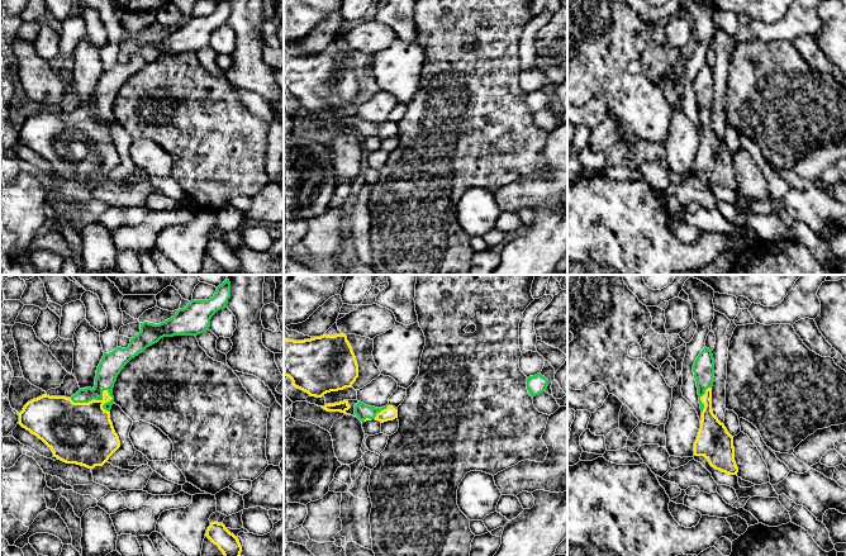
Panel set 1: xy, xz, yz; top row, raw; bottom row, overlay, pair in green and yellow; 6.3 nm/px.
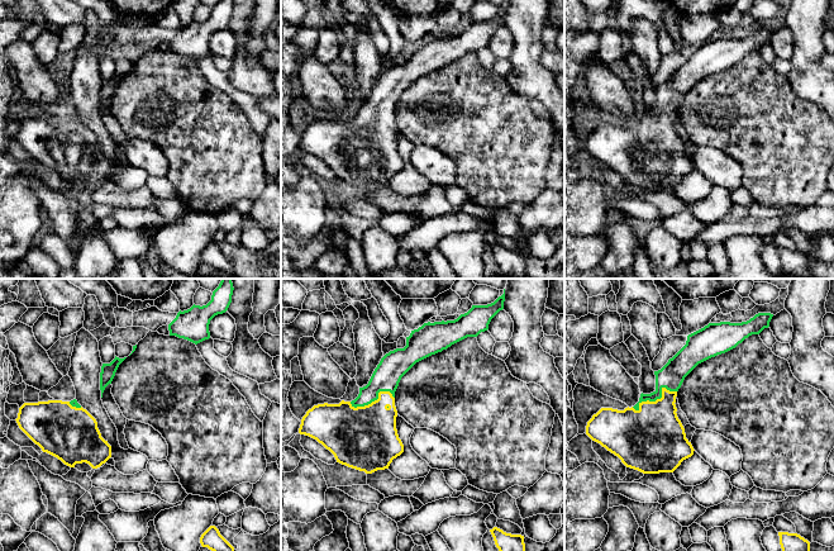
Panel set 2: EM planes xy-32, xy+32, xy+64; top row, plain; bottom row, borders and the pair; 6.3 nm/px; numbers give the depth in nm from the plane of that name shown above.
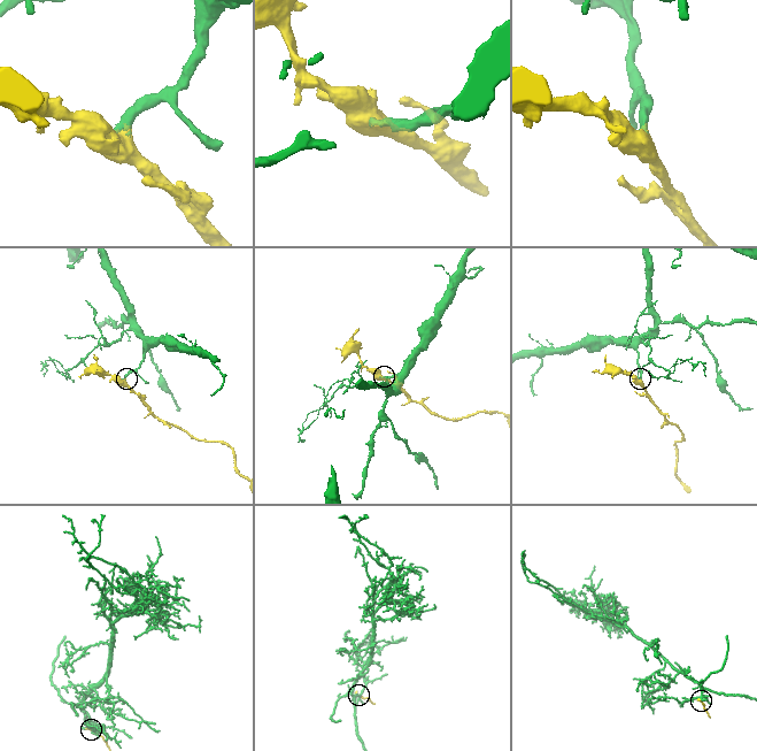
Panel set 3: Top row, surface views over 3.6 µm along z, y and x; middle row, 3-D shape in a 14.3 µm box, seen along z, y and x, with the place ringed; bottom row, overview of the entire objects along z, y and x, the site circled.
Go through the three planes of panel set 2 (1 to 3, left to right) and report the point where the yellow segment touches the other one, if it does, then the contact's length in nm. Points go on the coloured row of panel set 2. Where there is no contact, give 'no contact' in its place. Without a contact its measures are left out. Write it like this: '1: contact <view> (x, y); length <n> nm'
1: contact xy-32 (75, 405); length 90 nm
2: contact xy+32 (373, 400); length 300 nm
3: contact xy+64 (656, 399); length 300 nm

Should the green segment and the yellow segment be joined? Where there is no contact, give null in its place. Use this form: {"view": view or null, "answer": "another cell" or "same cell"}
{"view": "xy", "answer": "same cell"}

